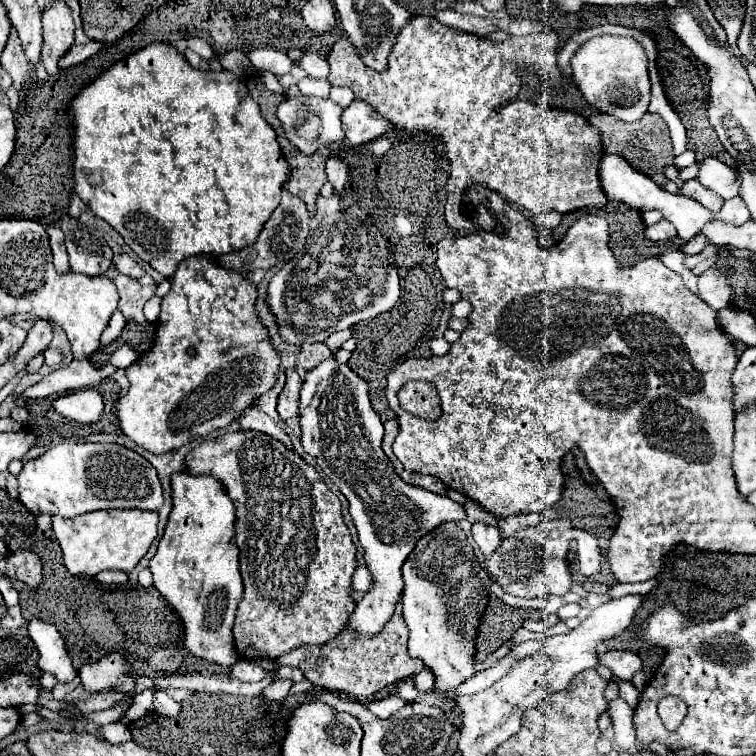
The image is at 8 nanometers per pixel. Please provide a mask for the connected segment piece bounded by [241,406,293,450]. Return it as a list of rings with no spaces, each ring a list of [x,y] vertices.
[[[255,406],[249,408],[249,412],[245,412],[245,416],[241,416],[241,428],[245,428],[245,430],[257,430],[257,432],[263,432],[267,436],[273,436],[287,450],[293,450],[291,438],[273,422],[273,418],[269,418],[265,412],[257,410]]]

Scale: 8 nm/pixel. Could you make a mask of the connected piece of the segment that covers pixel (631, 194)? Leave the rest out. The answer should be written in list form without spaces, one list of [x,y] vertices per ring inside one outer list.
[[[607,154],[607,156],[601,158],[599,178],[601,178],[601,186],[603,186],[603,192],[607,194],[607,198],[613,198],[613,200],[623,202],[623,204],[627,204],[631,208],[637,208],[637,210],[659,210],[663,214],[663,218],[669,220],[677,228],[679,238],[683,238],[685,242],[689,238],[693,238],[703,228],[703,224],[707,224],[707,222],[729,222],[729,224],[741,226],[741,224],[745,224],[745,222],[751,220],[747,204],[739,196],[731,198],[731,200],[725,200],[725,204],[721,206],[719,212],[709,212],[697,200],[691,200],[687,196],[669,194],[667,190],[663,190],[661,186],[657,186],[649,176],[645,176],[645,174],[637,172],[635,168],[631,168],[627,164],[627,160],[621,158],[621,156],[617,156],[617,154]]]

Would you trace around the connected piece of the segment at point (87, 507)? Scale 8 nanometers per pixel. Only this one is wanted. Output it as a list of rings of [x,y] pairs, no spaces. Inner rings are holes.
[[[63,442],[23,464],[23,472],[19,474],[19,498],[33,514],[43,512],[71,518],[105,508],[159,510],[163,506],[163,488],[153,464],[125,446]]]

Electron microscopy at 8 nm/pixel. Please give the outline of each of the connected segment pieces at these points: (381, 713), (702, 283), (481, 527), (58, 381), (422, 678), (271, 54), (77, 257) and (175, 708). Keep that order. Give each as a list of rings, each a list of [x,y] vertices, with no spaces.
[[[389,696],[389,698],[383,698],[383,700],[379,700],[379,702],[369,702],[369,704],[365,704],[365,708],[367,708],[369,712],[373,712],[377,718],[389,718],[389,716],[393,716],[397,710],[401,710],[405,704],[407,704],[407,702],[401,700],[399,696]]]
[[[711,266],[703,276],[699,276],[699,296],[715,310],[723,310],[731,306],[733,288],[729,286],[727,276],[717,266]]]
[[[473,524],[473,540],[477,542],[477,546],[481,548],[485,556],[497,552],[501,546],[499,530],[493,526],[485,526],[485,524]]]
[[[73,360],[69,366],[51,372],[47,378],[43,378],[35,386],[27,388],[23,392],[23,396],[45,398],[45,396],[51,396],[51,394],[63,394],[63,392],[69,392],[69,390],[89,388],[89,386],[101,382],[101,380],[108,379],[116,370],[118,368],[113,365],[95,370],[89,360]]]
[[[423,668],[417,676],[415,676],[415,690],[417,692],[421,692],[421,694],[425,694],[425,692],[429,692],[431,688],[433,688],[433,674],[427,670],[427,668]]]
[[[263,48],[263,50],[253,50],[249,54],[253,60],[255,68],[267,70],[275,76],[282,76],[290,72],[293,62],[282,50],[273,50],[273,48]]]
[[[67,218],[61,220],[61,230],[65,232],[65,246],[73,272],[103,276],[109,270],[113,264],[113,250],[103,240],[91,240],[89,226]]]
[[[159,692],[155,696],[155,712],[159,716],[167,716],[167,718],[177,718],[181,712],[181,704],[175,702],[173,698],[169,698],[165,692]]]

